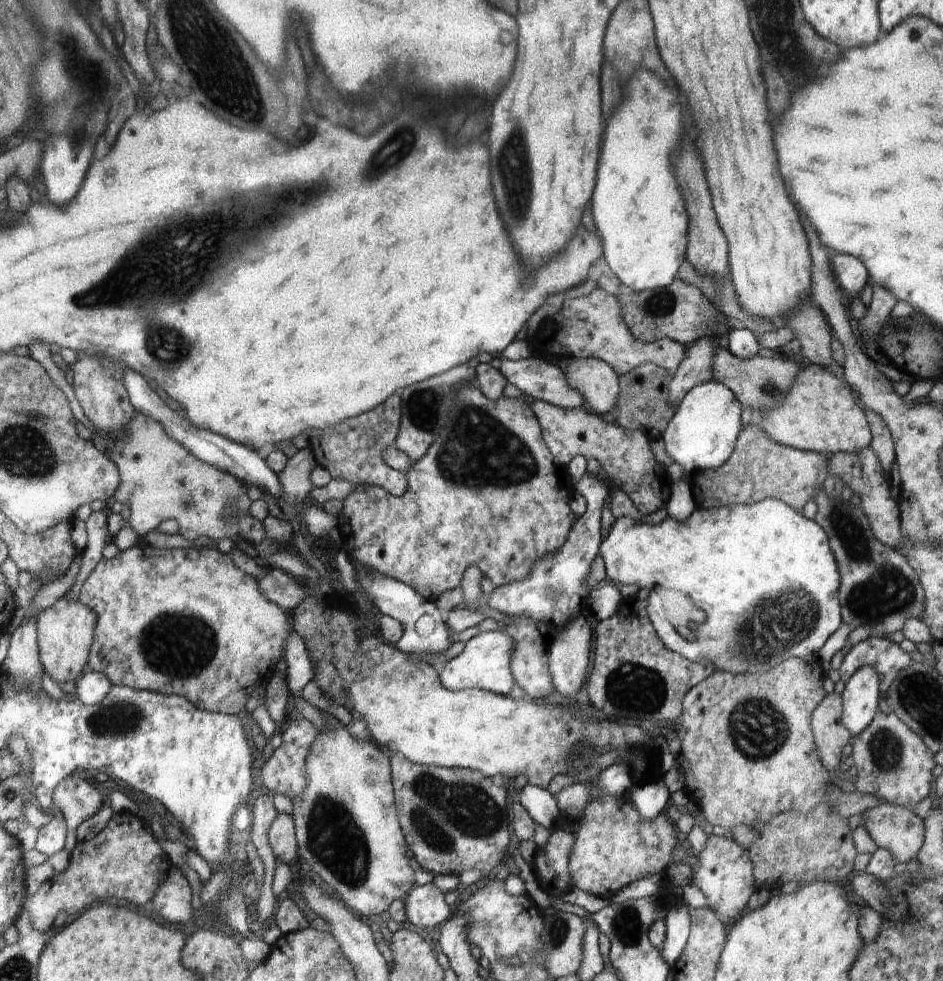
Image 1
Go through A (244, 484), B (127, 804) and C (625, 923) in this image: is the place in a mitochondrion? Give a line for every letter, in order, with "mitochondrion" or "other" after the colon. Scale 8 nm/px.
A: other
B: other
C: mitochondrion

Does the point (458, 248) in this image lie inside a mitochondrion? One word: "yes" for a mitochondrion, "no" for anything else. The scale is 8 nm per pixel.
no

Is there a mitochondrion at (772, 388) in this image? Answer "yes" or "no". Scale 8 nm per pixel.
yes

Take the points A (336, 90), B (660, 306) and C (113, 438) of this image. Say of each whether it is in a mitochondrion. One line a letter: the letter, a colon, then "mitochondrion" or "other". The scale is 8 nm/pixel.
A: other
B: mitochondrion
C: other

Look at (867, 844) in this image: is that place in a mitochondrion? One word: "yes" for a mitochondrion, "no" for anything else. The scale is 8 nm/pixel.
no

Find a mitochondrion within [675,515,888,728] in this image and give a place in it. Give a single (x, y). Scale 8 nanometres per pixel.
(795, 608)

